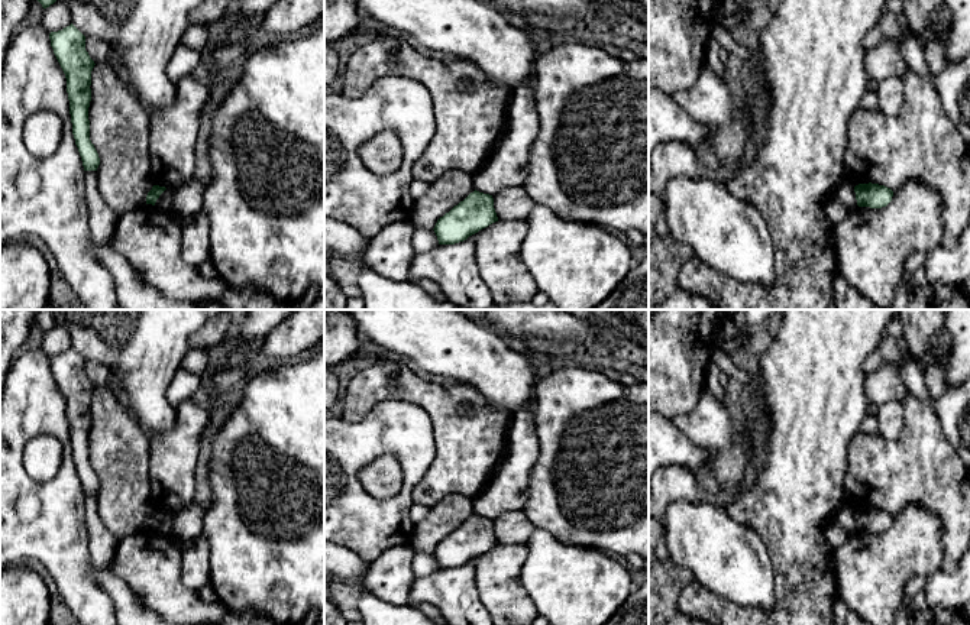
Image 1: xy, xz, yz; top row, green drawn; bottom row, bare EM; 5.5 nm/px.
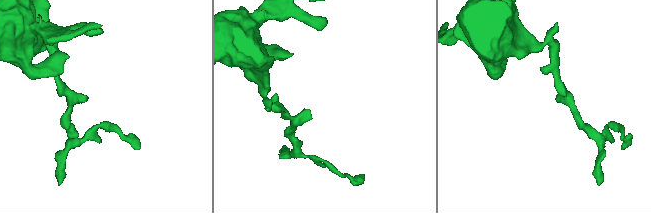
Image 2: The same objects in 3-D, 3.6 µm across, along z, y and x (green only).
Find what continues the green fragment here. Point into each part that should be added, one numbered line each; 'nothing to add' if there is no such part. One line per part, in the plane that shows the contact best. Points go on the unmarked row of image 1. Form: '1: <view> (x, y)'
nothing to add

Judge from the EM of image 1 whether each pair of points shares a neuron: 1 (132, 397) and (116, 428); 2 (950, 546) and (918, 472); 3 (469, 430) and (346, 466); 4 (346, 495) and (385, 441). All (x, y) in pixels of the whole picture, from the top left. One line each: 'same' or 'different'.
1: different
2: same
3: different
4: same

